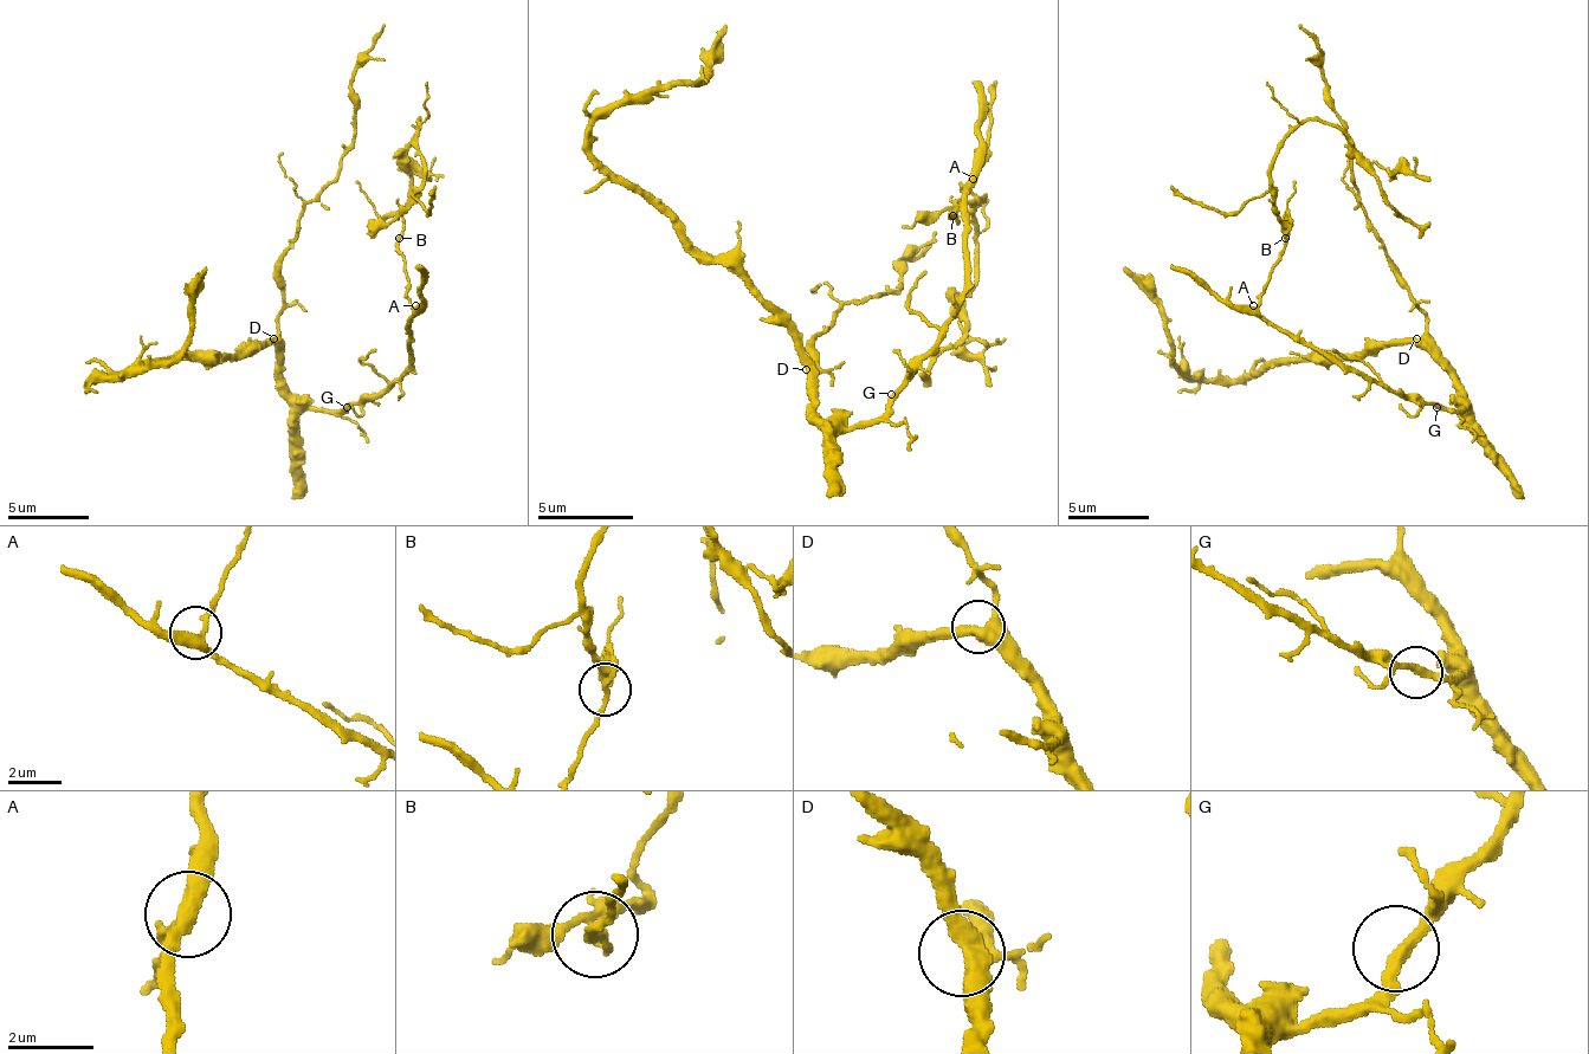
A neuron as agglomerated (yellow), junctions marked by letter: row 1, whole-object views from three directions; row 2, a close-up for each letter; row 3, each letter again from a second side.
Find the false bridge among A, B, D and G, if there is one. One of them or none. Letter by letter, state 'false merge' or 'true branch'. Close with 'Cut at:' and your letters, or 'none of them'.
A: true branch
B: false merge
D: true branch
G: true branch
Cut at: B

